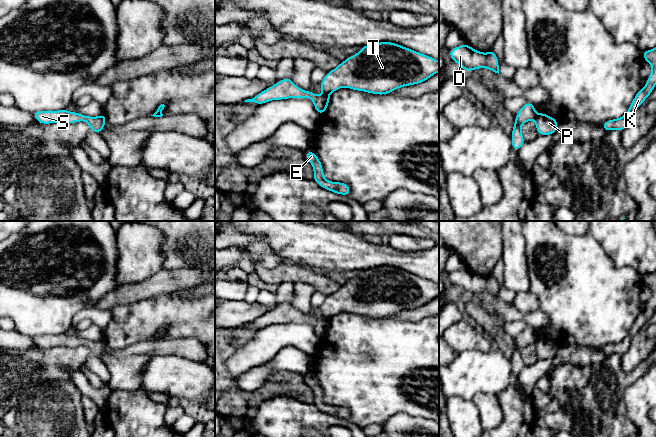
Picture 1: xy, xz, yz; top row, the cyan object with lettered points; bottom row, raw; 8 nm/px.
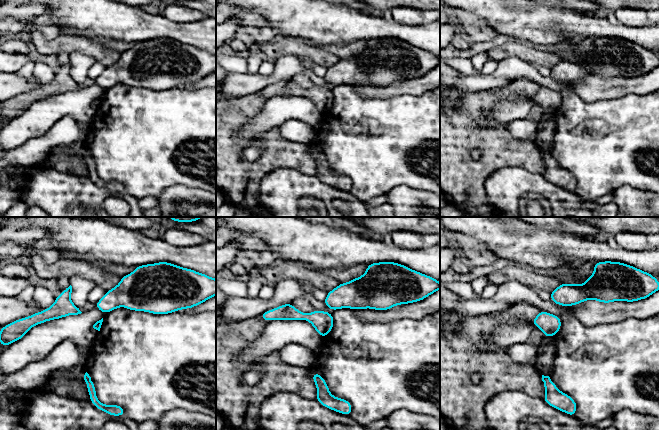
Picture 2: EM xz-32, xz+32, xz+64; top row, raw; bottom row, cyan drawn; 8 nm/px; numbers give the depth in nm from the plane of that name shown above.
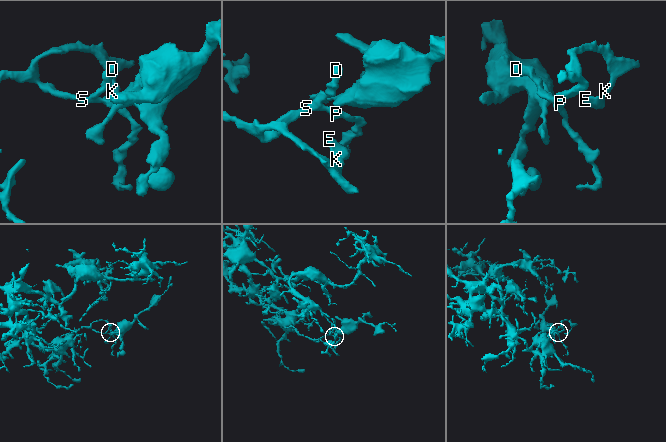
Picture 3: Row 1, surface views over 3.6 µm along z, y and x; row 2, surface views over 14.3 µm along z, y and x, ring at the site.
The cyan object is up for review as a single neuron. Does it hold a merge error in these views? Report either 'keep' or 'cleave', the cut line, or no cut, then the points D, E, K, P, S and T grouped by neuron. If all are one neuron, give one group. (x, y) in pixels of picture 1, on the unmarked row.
cleave; cut in xz along (323, 315), (329, 318); D E K P S / T

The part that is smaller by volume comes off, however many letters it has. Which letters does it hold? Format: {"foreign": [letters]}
{"foreign": ["T"]}

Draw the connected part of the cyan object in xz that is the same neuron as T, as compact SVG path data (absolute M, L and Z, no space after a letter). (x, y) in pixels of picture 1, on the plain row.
M378 266L362 270L357 278L328 295L320 309L321 314L329 319L342 311L386 319L401 311L425 306L437 296L439 296L438 284L393 266Z

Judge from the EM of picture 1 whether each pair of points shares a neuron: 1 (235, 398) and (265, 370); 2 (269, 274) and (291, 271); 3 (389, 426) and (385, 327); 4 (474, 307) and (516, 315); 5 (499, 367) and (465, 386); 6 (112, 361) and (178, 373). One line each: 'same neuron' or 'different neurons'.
1: different neurons
2: same neuron
3: different neurons
4: different neurons
5: same neuron
6: different neurons

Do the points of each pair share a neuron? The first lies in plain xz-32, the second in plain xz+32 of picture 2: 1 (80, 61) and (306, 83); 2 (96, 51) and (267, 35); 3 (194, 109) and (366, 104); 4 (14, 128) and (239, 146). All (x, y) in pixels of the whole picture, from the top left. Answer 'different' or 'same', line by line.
1: same
2: different
3: same
4: different

